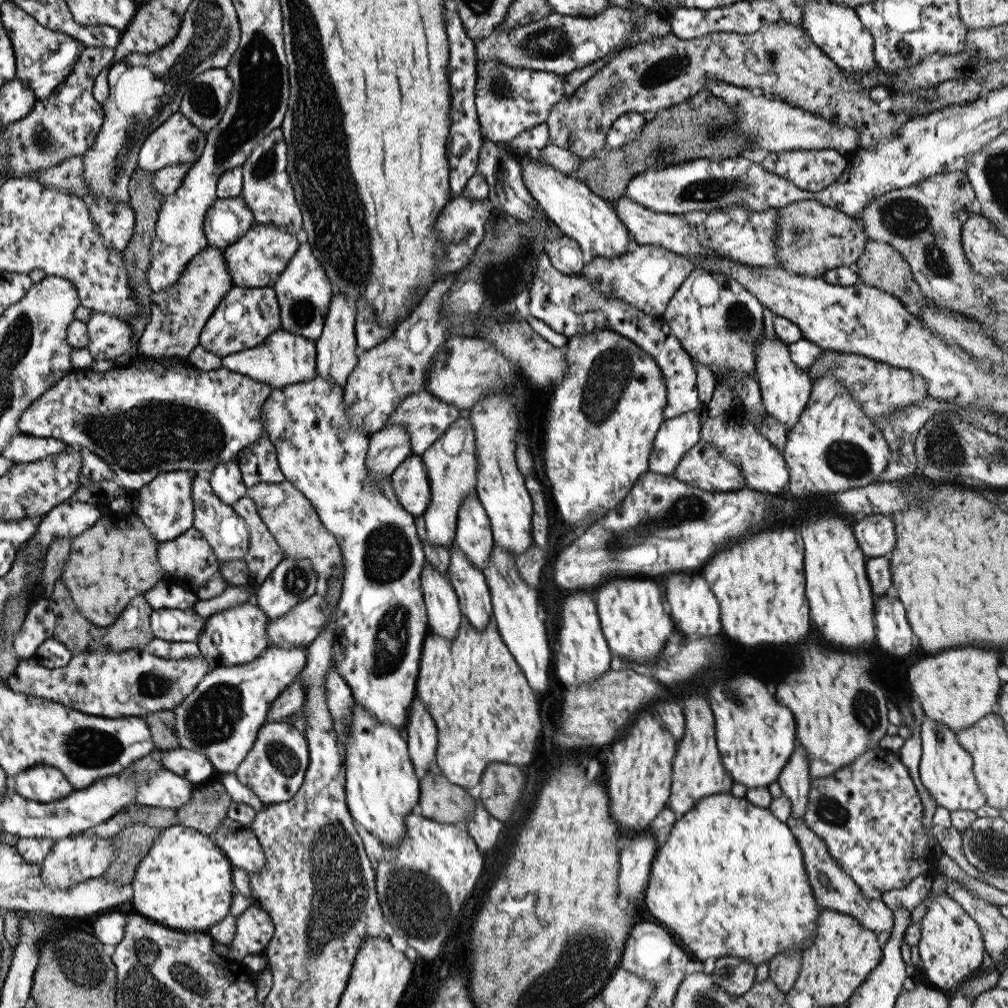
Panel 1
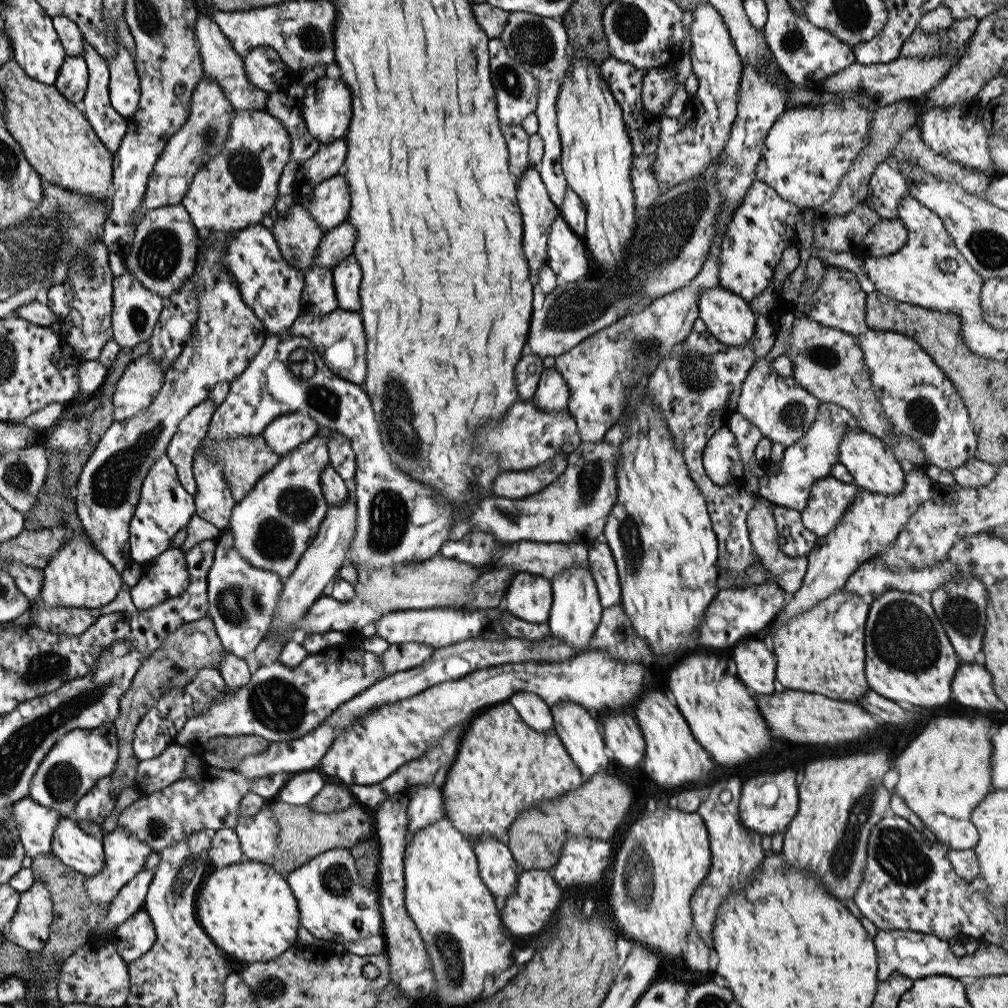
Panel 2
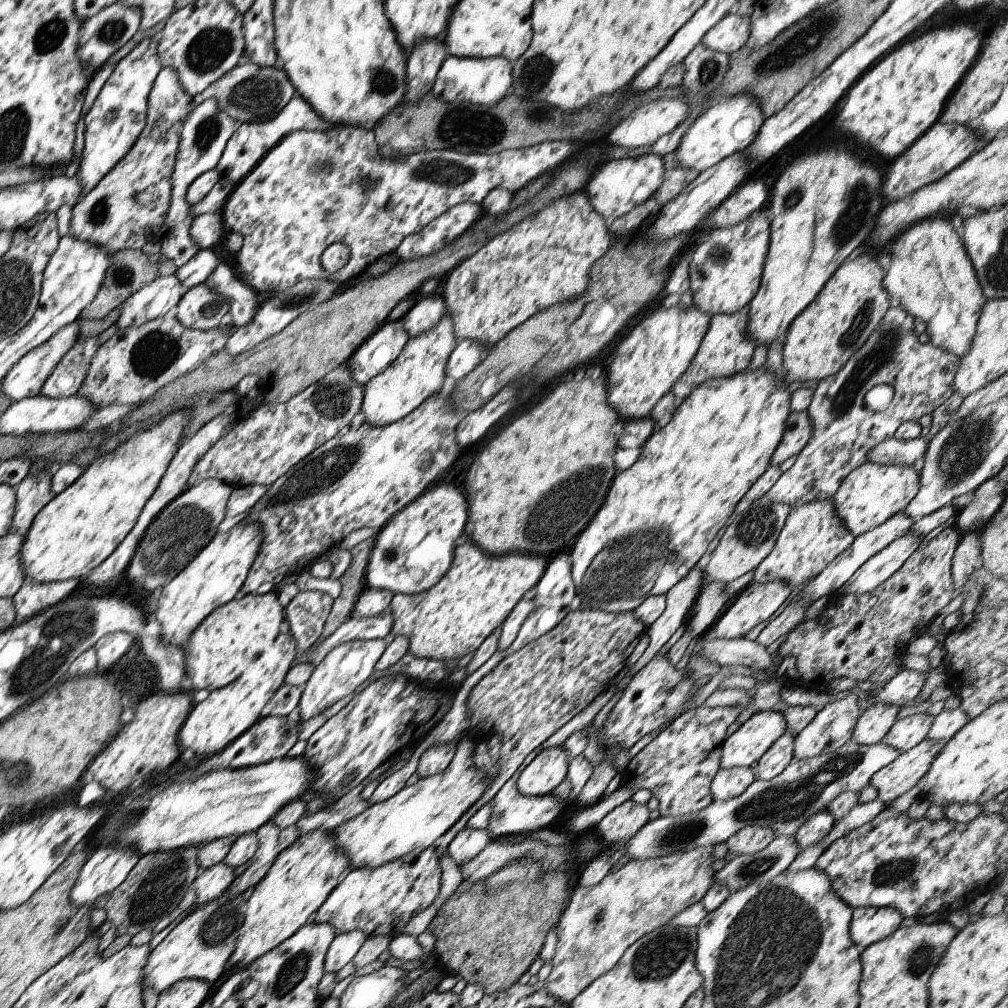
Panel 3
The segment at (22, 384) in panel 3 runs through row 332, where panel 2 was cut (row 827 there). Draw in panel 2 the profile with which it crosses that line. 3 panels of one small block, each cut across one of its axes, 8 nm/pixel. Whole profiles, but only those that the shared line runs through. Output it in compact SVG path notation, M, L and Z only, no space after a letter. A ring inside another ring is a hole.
M62 817L53 832L52 852L61 864L76 869L86 877L97 875L106 864L104 845L84 833L78 822Z

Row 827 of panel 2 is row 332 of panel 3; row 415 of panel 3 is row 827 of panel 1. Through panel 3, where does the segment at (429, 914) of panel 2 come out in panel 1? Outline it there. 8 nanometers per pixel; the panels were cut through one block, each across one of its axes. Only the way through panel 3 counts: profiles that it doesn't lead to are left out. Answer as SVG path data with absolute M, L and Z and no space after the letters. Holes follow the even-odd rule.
M355 701L354 706L342 770L346 778L344 792L348 811L383 845L396 847L406 838L406 814L420 804L420 780L416 777L403 731L378 722L362 704Z

